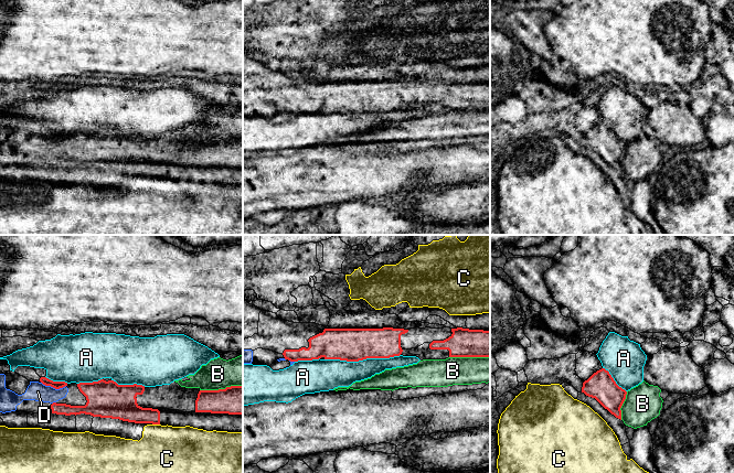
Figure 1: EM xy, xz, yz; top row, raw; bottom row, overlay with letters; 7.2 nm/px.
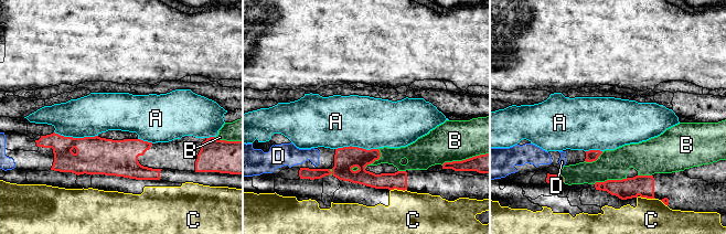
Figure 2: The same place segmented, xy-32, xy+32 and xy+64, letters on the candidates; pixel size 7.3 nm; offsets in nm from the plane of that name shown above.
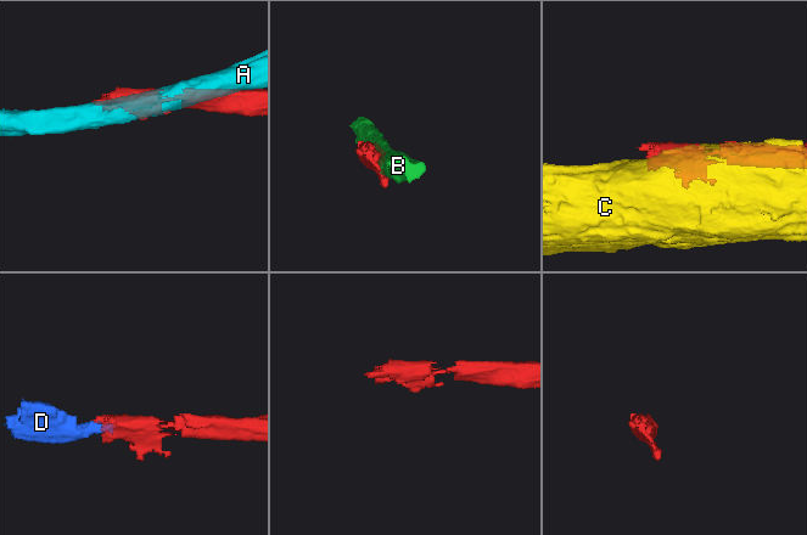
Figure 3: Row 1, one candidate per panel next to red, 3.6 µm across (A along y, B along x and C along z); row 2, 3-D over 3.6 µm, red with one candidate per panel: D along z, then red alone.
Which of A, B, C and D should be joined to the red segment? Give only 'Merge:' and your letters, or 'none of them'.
Merge: D

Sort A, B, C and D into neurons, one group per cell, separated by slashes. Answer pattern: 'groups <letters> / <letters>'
groups A / B / C / D

